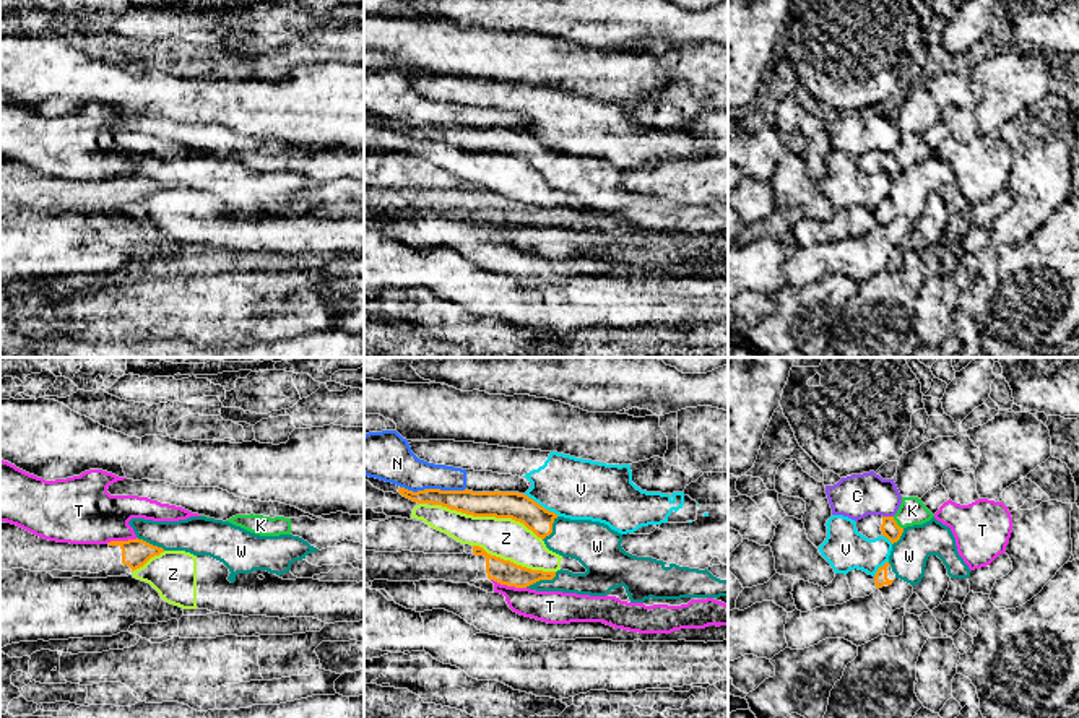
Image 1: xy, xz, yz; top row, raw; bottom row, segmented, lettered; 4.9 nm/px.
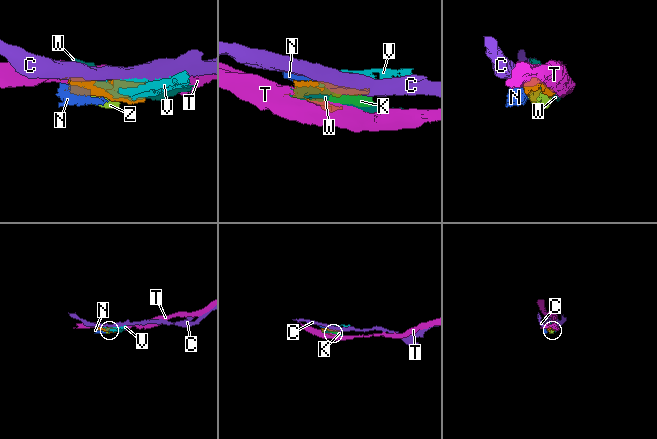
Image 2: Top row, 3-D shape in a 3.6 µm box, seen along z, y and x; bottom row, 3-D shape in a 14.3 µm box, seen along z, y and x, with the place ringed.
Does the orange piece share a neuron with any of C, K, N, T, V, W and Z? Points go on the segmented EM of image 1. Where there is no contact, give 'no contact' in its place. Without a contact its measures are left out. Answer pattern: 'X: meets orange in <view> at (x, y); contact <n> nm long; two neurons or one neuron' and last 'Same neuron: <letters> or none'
C: meets orange in yz at (888, 517); contact 60 nm long; two neurons
K: meets orange in yz at (896, 523); contact 80 nm long; two neurons
N: meets orange in xz at (433, 489); contact 320 nm long; two neurons
T: meets orange in xz at (509, 585); contact 180 nm long; two neurons
V: meets orange in xz at (540, 506); contact 220 nm long; two neurons
W: meets orange in xz at (541, 579); contact 180 nm long; one neuron
Z: meets orange in xz at (488, 515); contact 550 nm long; two neurons
Same neuron: W

